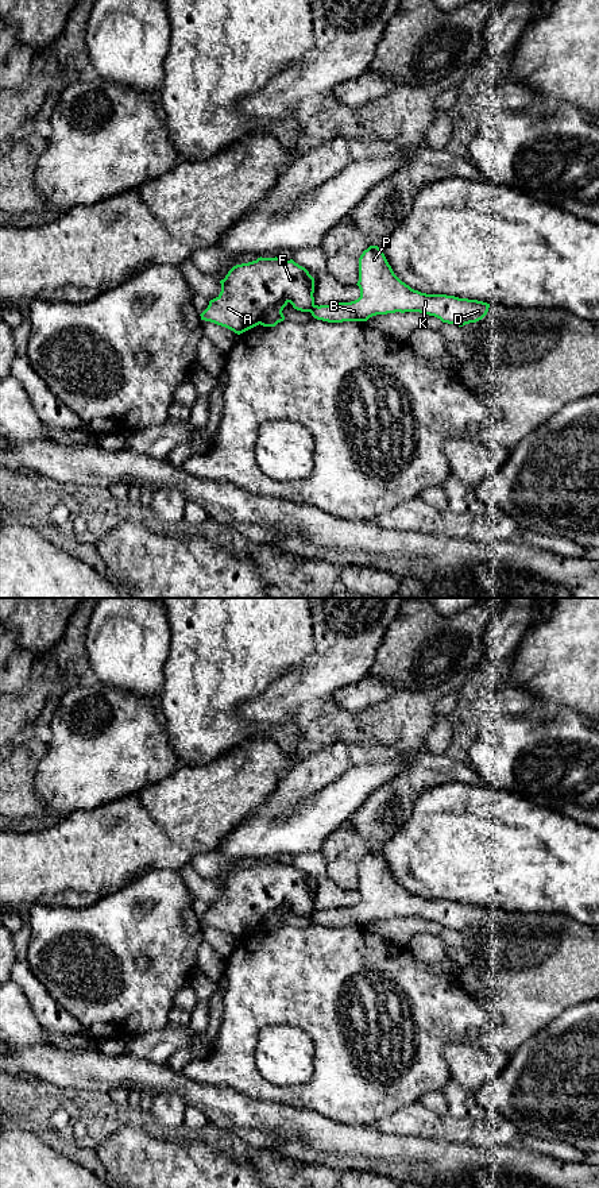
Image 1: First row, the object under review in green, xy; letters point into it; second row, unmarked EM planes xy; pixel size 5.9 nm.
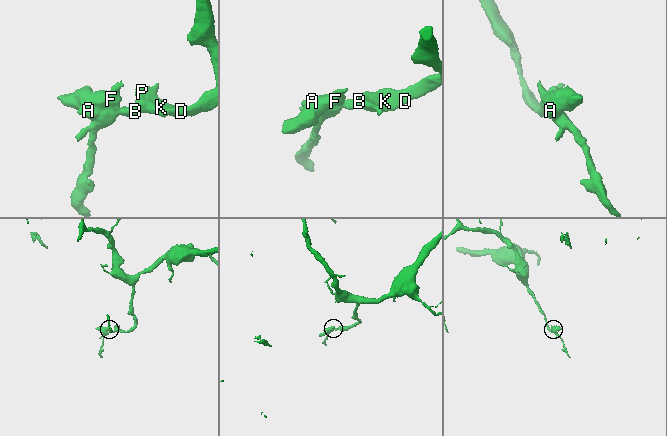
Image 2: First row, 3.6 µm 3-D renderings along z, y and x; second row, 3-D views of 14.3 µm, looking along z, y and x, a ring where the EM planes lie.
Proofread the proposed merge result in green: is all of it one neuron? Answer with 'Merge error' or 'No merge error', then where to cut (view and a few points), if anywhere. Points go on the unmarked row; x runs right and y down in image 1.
Merge error. Split along xy (288, 906), (282, 905), (273, 910), (258, 928)

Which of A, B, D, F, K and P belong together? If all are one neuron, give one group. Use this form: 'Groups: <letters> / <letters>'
Groups: A F / B D K P

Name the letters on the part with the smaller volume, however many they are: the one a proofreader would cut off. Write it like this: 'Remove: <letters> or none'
Remove: A, F

